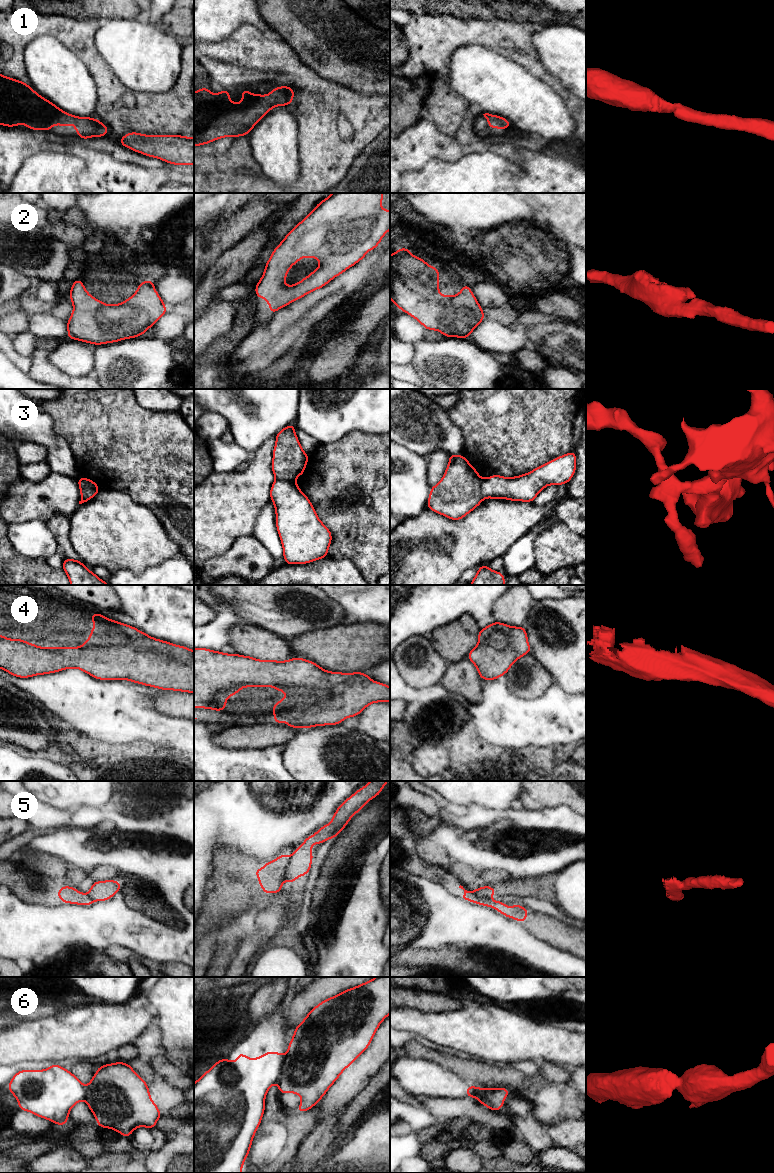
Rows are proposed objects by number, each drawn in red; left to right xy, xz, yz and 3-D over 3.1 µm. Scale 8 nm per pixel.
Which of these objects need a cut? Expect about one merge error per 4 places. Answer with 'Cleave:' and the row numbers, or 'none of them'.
Cleave: 5, 6

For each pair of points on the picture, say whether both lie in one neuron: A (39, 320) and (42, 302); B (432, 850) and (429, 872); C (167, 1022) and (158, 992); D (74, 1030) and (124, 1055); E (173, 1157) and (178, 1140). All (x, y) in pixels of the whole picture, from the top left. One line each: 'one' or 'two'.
A: two
B: two
C: one
D: two
E: one

